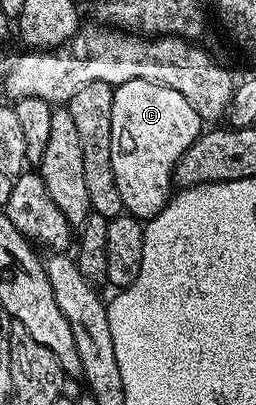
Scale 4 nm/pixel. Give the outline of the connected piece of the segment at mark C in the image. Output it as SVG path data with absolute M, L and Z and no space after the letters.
M126 80L126 84L113 89L112 95L114 96L114 104L110 107L110 164L114 164L114 181L118 183L118 193L122 195L122 204L125 211L134 218L147 220L153 218L158 212L162 212L162 208L172 197L176 165L182 156L182 152L186 152L186 148L190 148L190 144L194 144L196 137L202 132L202 120L198 116L198 112L194 112L194 108L190 108L186 96L174 92L174 88L166 88L162 84L154 84L150 80Z

